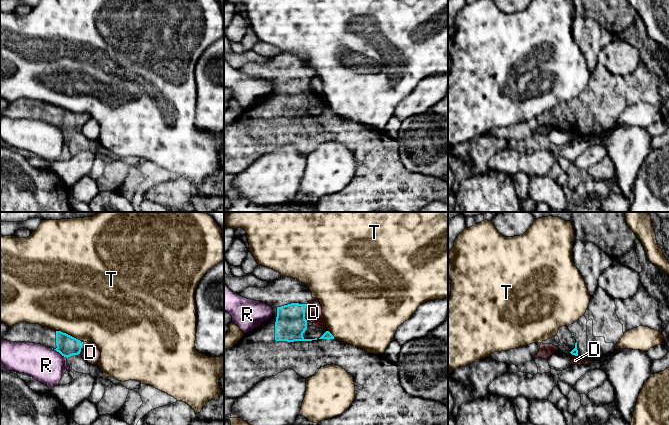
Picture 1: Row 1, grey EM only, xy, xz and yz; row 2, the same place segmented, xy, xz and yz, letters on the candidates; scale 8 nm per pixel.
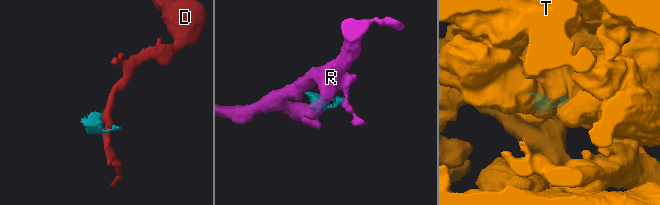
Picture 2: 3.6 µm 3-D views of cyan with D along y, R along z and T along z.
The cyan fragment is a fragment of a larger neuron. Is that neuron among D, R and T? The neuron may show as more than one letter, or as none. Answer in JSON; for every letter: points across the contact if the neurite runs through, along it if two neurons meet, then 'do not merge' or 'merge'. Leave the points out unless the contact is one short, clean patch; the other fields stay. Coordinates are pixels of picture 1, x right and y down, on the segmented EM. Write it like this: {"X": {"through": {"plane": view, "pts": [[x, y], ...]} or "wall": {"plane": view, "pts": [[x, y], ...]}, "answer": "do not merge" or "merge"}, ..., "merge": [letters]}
{"D": {"answer": "do not merge"}, "R": {"wall": {"plane": "xy", "pts": [[51, 348], [66, 358]]}, "answer": "do not merge"}, "T": {"answer": "do not merge"}, "merge": []}

